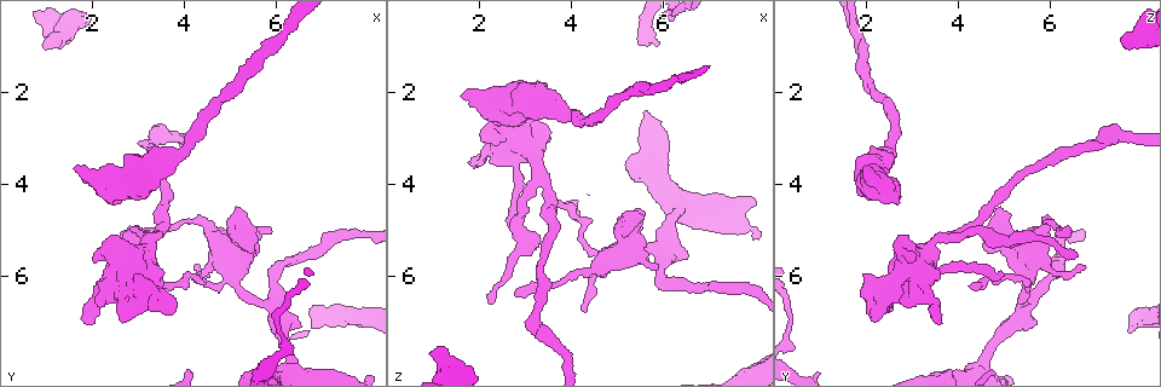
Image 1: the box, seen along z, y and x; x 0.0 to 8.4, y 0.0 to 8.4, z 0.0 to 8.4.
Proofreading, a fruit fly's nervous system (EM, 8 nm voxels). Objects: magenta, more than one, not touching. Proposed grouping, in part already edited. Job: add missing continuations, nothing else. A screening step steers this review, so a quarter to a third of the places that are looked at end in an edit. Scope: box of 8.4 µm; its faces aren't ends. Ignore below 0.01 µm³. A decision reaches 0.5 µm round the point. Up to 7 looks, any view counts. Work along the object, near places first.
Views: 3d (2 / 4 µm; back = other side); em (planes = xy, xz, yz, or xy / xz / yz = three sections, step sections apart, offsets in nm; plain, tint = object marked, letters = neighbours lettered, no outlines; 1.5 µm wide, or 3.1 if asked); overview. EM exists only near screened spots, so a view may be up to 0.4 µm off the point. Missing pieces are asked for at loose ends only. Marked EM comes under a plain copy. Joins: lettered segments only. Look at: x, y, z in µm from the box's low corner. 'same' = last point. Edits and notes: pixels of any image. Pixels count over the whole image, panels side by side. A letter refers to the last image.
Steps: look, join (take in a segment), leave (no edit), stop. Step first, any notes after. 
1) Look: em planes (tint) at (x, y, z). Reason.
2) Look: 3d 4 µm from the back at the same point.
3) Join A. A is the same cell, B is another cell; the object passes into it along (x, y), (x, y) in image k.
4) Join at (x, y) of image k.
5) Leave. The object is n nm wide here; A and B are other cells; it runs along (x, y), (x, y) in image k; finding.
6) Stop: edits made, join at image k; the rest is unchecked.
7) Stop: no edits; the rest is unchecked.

Look: 3d 2 µm at (2.25, 5.55, 6.60). End of a long branch.

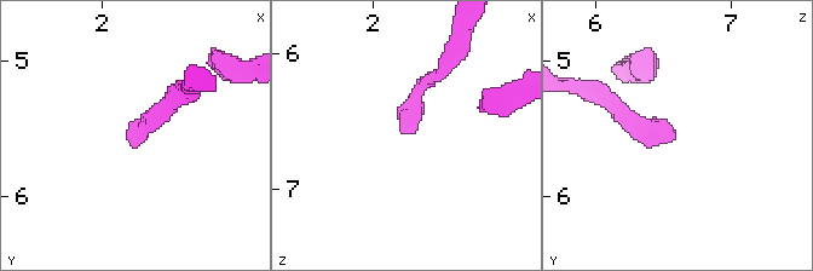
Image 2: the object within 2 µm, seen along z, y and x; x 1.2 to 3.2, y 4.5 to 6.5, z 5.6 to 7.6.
Look: em xz step 8 (letters) at (2.26, 5.54, 6.60). Now the EM.

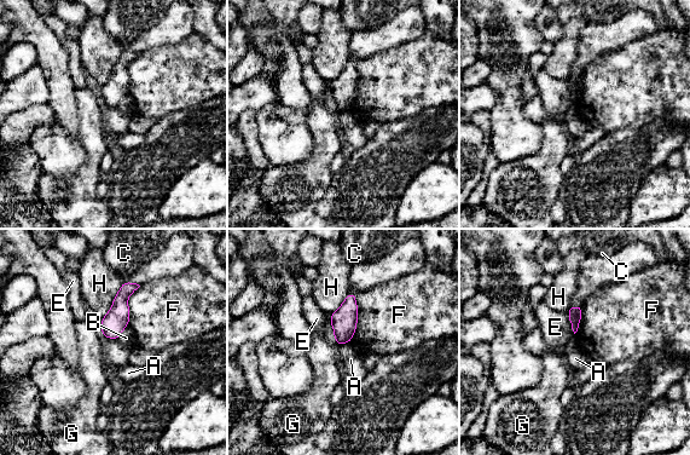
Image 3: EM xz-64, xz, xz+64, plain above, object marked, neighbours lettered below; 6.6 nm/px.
Look: em planes (letters) at the same point.

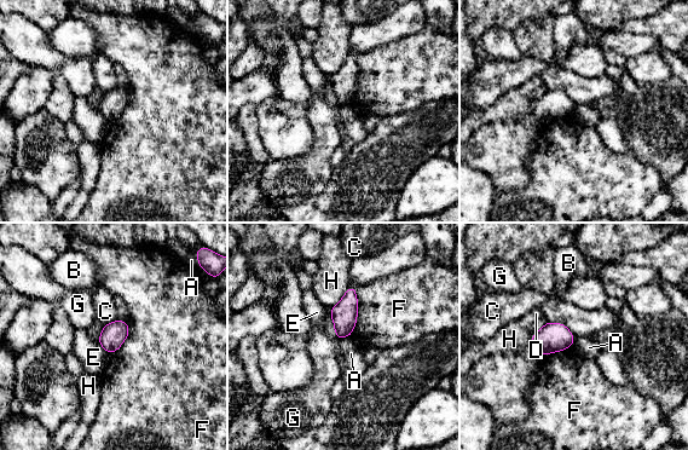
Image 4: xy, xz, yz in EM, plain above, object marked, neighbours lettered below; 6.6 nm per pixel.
Leave. A, B, C, D, E, F, G and H are other cells; none of them fits.

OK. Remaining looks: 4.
Look: em planes (letters) at (1.60, 3.70, 2.05).

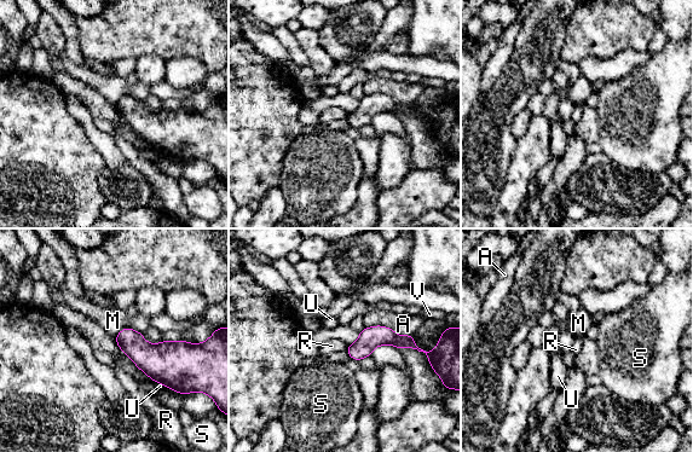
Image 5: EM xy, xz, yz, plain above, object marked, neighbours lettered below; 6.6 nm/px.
Leave. A, M, R, S, U and V are other cells; it runs along (411, 345), (370, 338), (350, 351) in image 5; no lettered segment goes on from it.

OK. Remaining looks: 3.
Look: 3d 4 µm at (0.90, 1.00, 7.60). Thick end.

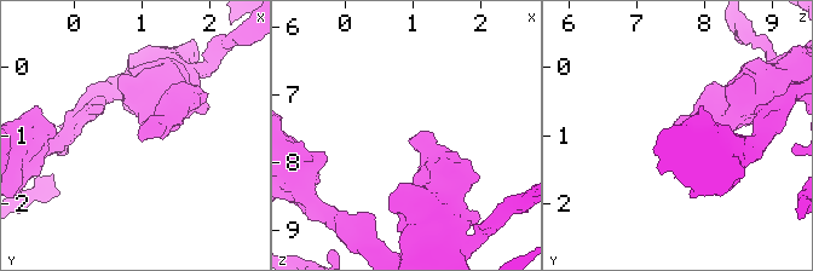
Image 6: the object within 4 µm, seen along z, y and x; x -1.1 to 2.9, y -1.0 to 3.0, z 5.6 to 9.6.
Look: em yz step 4 (tint) at (0.90, 1.05, 7.70). Now the EM.

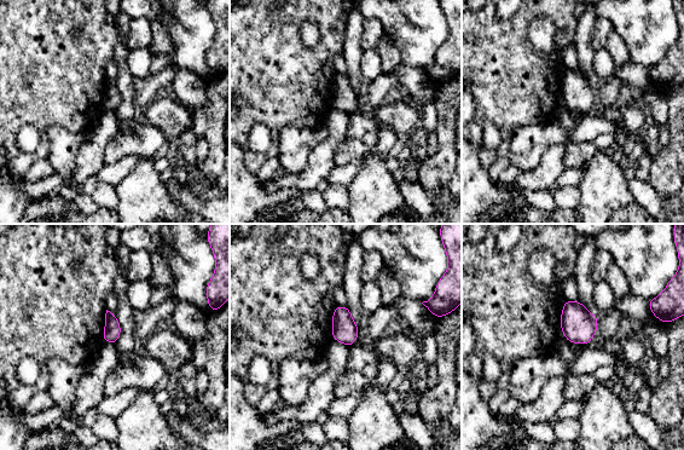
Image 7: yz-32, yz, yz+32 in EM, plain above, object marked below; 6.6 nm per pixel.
Look: em planes (letters) at the same point. Cut it another way.

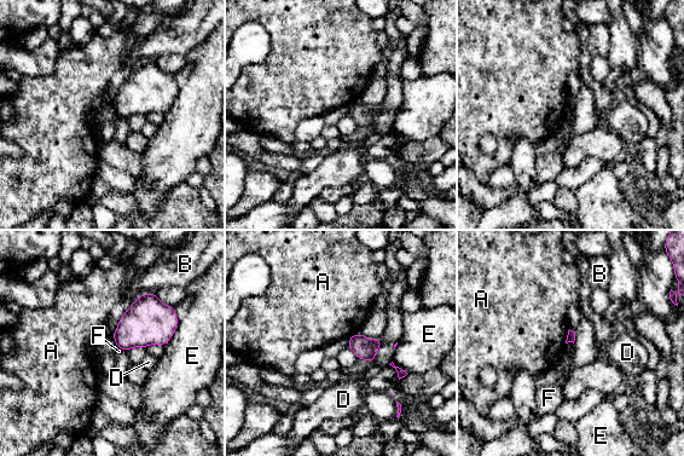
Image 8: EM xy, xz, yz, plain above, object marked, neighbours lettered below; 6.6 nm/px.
Leave. A, B, D, E and F are other cells; a border runs along (569, 329), (564, 342) in image 8; none of them fits.

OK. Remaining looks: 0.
Stop: no edits; the rest is unchecked.

